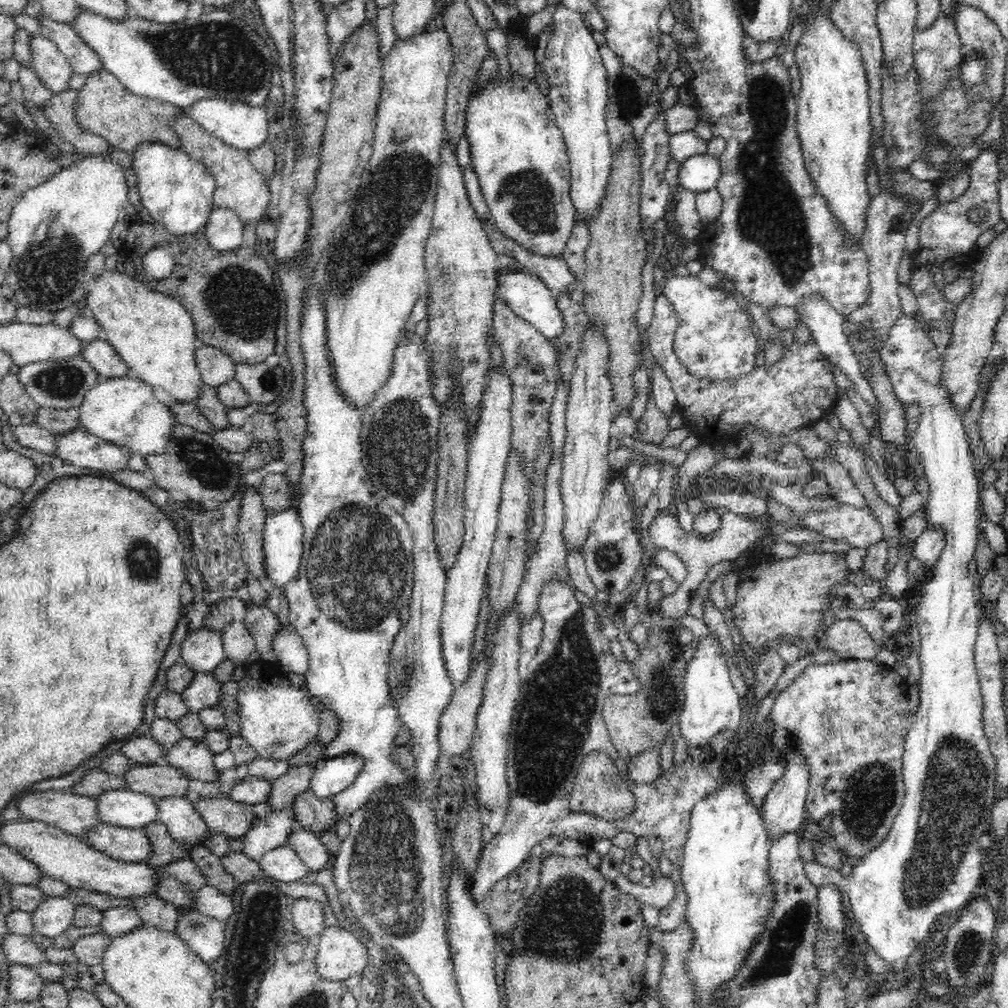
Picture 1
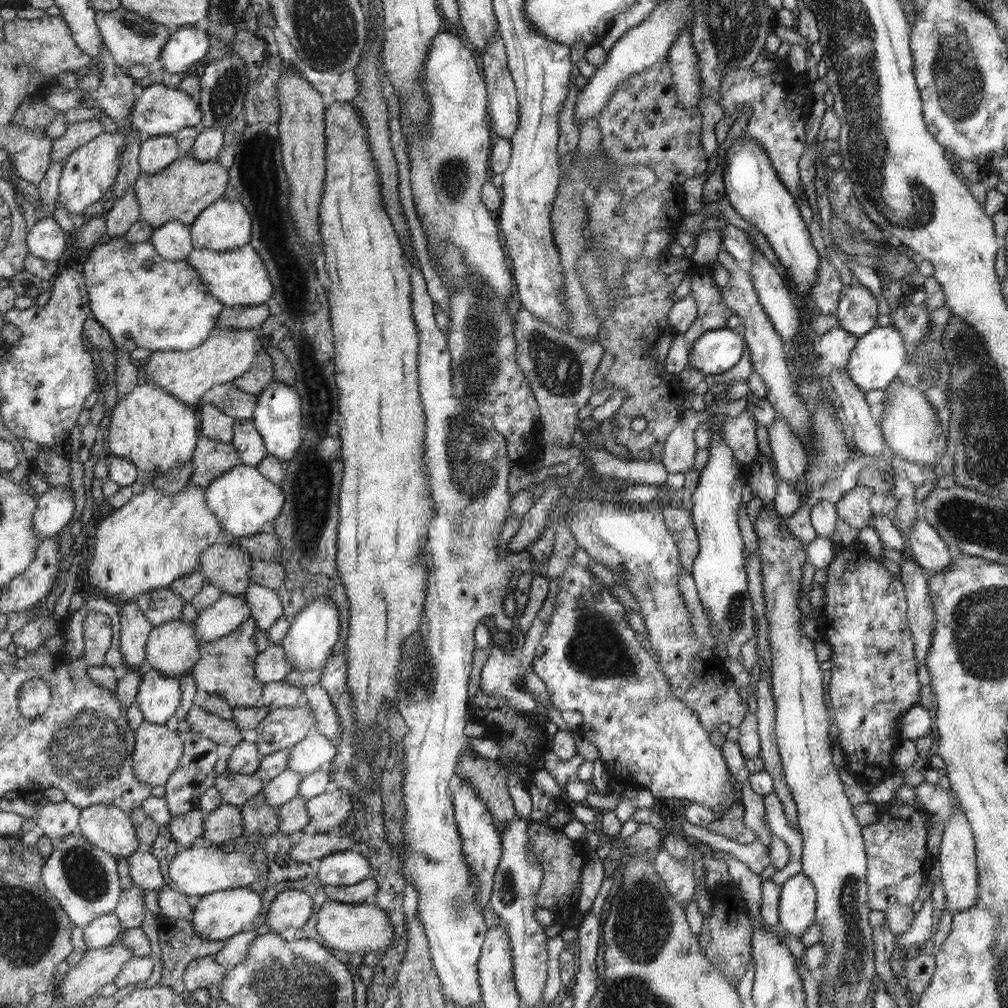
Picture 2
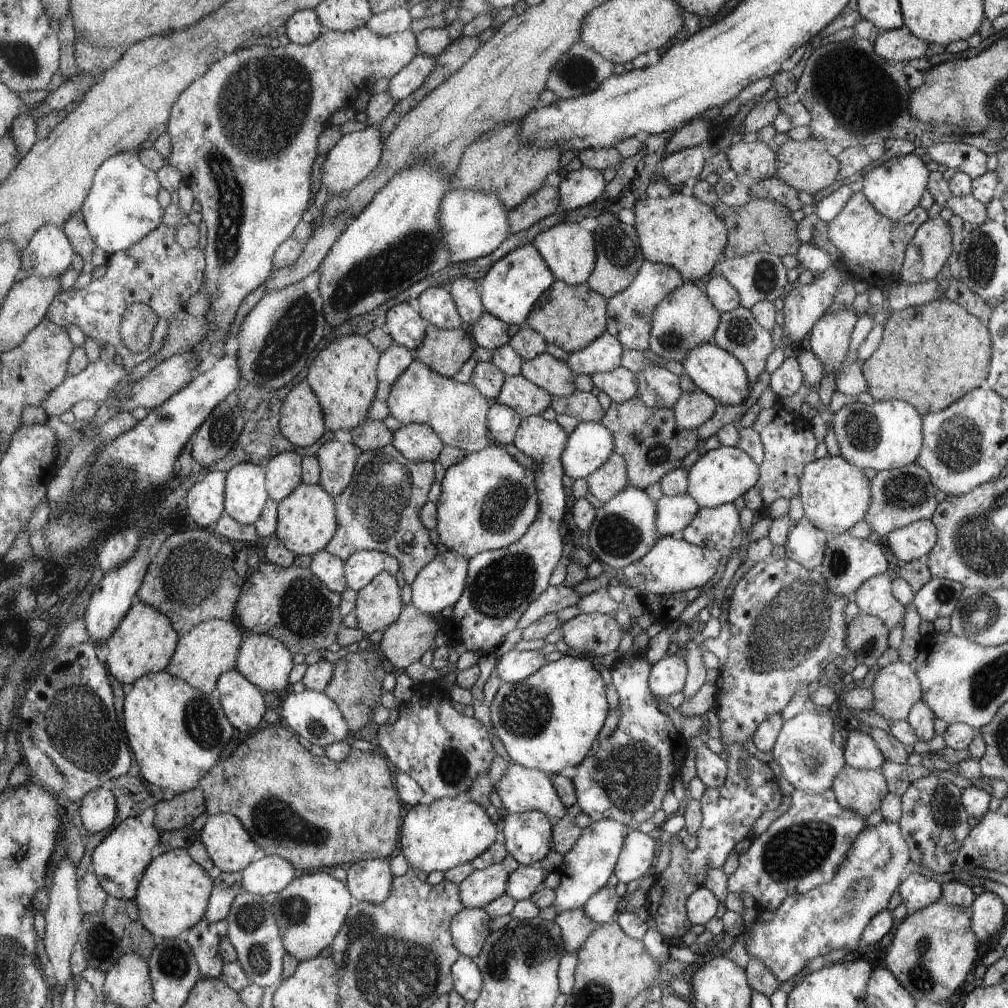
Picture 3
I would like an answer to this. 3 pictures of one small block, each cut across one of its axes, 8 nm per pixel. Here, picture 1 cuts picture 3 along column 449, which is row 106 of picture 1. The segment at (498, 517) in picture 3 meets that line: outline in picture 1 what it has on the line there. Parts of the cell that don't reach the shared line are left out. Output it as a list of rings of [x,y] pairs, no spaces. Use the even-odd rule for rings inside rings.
[[[512,72],[508,79],[495,75],[478,92],[473,89],[468,100],[464,133],[470,143],[470,166],[478,176],[492,220],[501,233],[521,249],[539,257],[562,257],[576,223],[576,209],[571,199],[571,166],[567,146],[548,105],[548,96],[540,91],[535,80]]]

